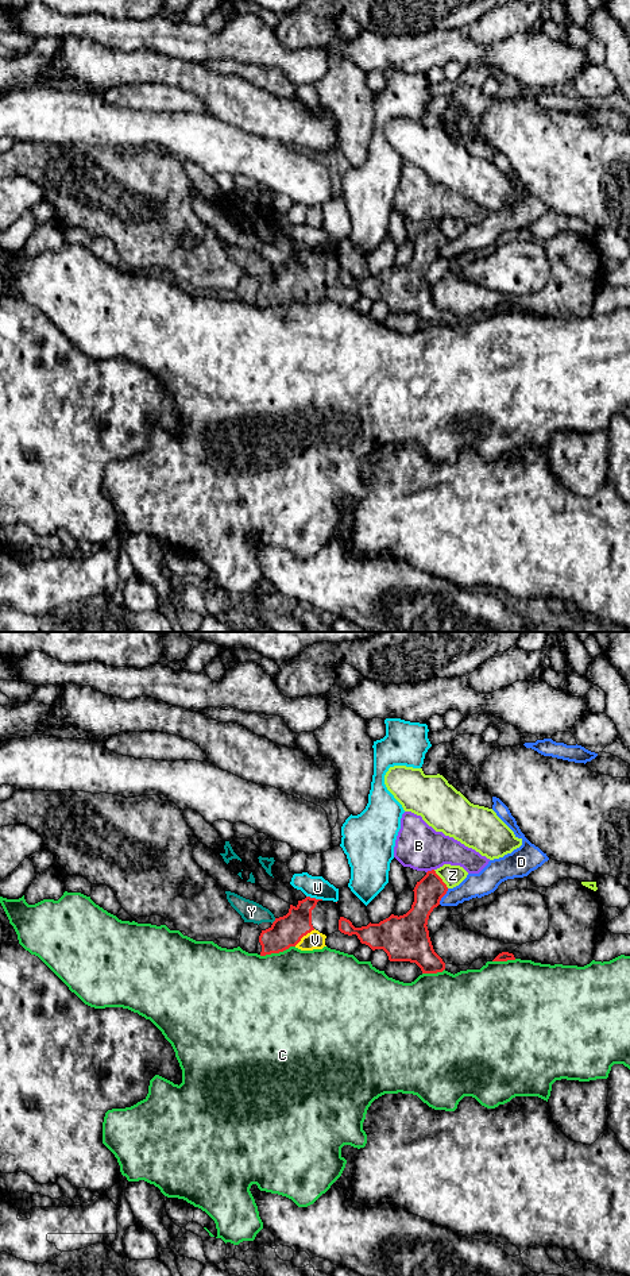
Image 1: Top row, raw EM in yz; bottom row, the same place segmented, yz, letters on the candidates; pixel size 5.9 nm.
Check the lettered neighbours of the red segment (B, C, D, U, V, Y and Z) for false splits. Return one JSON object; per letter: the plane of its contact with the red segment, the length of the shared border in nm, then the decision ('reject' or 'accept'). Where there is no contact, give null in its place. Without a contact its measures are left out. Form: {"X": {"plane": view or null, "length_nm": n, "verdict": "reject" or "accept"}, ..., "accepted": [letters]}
{"B": {"plane": "yz", "length_nm": 50, "verdict": "reject"}, "C": {"plane": "yz", "length_nm": 220, "verdict": "reject"}, "D": {"plane": "yz", "length_nm": 110, "verdict": "reject"}, "U": {"plane": "yz", "length_nm": 110, "verdict": "reject"}, "V": {"plane": "yz", "length_nm": 160, "verdict": "accept"}, "Y": {"plane": "yz", "length_nm": 40, "verdict": "reject"}, "Z": {"plane": "yz", "length_nm": 140, "verdict": "reject"}, "accepted": ["V"]}

